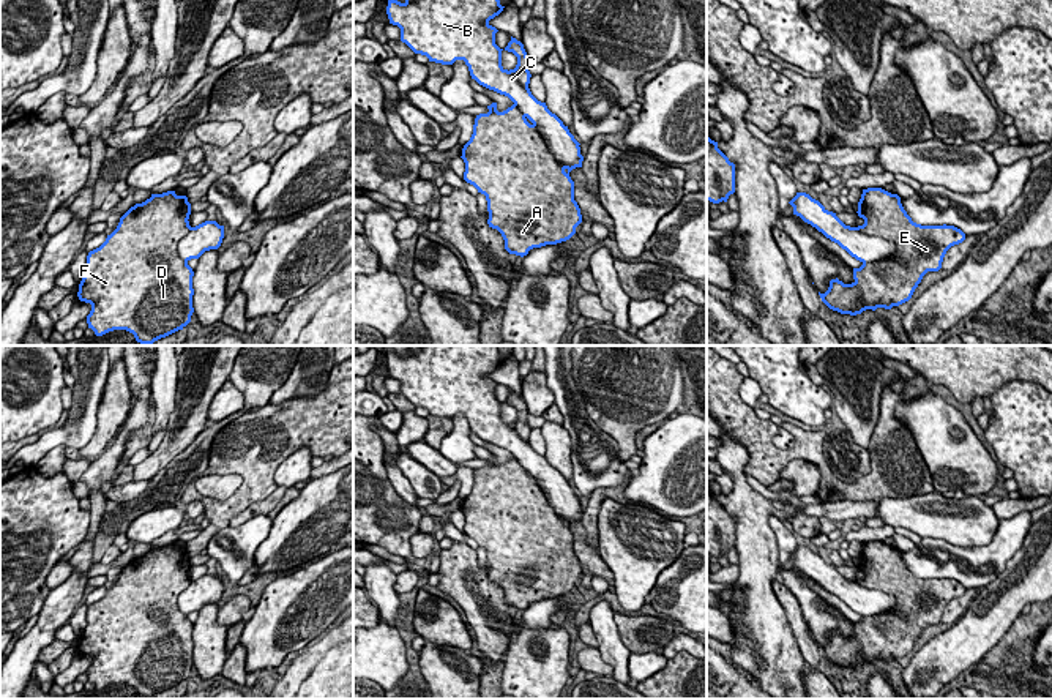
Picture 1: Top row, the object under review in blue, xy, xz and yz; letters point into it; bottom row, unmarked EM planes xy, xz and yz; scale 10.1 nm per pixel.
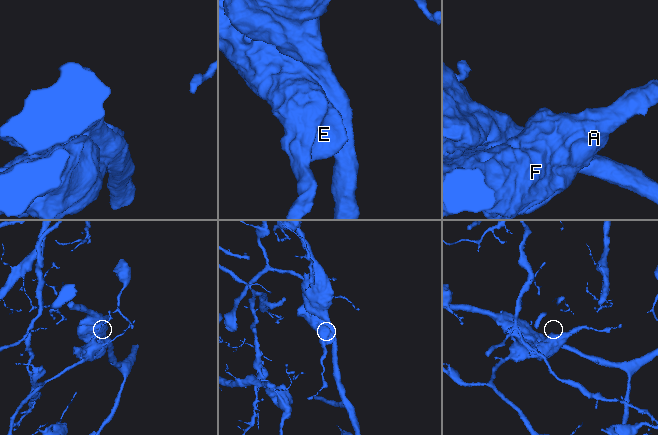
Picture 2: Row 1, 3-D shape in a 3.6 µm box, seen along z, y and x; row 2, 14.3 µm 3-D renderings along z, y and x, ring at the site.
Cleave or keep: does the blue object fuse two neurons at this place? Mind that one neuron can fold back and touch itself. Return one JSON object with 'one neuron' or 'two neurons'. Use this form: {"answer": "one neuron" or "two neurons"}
{"answer": "two neurons"}

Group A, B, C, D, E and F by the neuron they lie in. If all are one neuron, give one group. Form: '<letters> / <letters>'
A D E F / B C

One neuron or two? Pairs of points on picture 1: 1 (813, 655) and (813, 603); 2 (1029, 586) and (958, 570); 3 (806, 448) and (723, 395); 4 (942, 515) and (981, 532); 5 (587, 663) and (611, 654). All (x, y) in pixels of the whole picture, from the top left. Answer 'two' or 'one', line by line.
1: two
2: two
3: one
4: one
5: two

